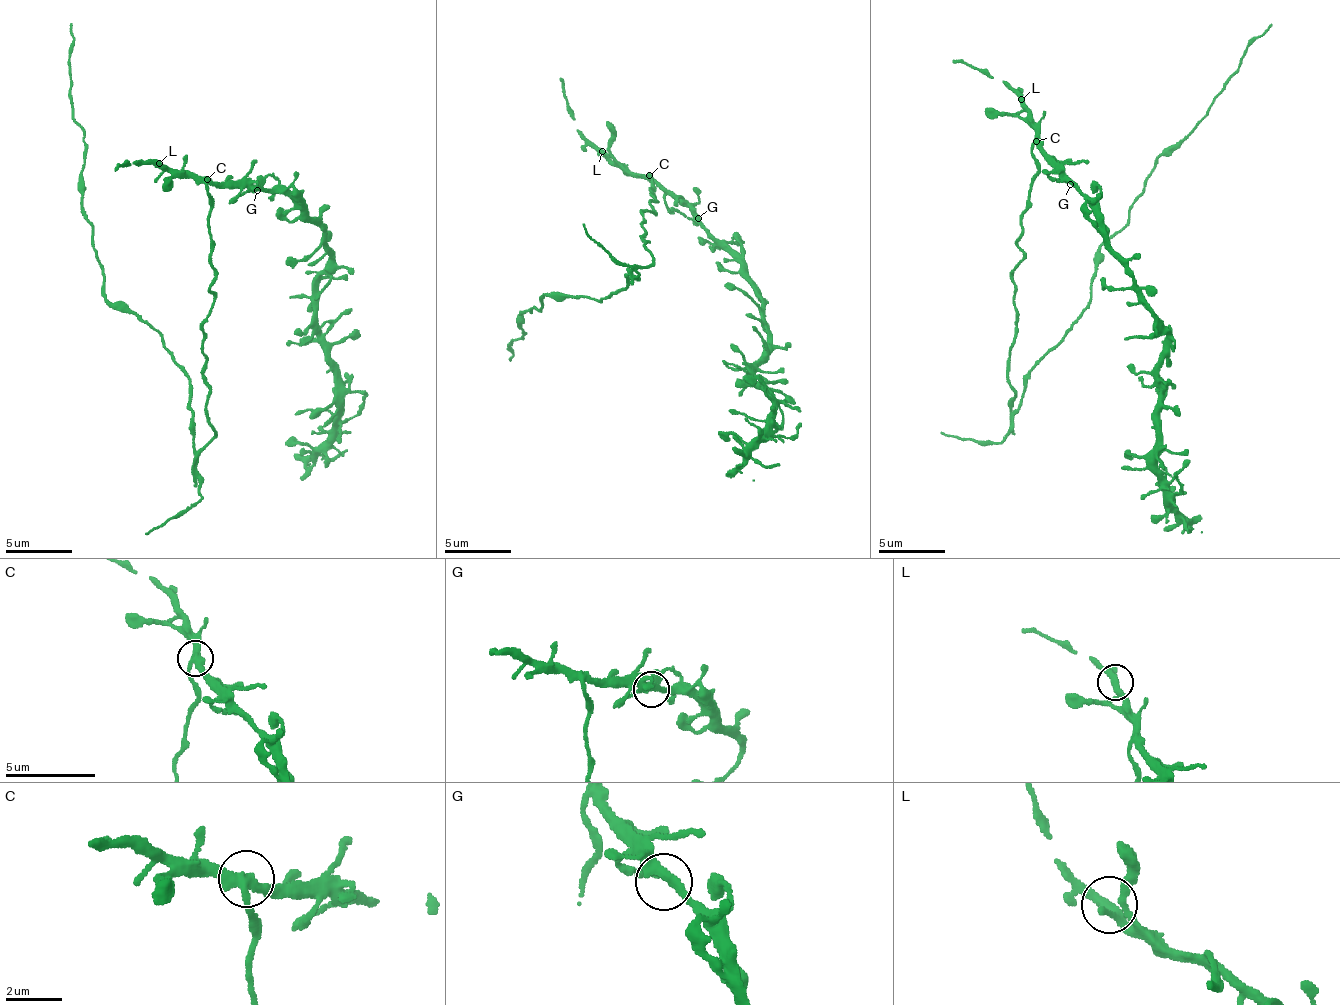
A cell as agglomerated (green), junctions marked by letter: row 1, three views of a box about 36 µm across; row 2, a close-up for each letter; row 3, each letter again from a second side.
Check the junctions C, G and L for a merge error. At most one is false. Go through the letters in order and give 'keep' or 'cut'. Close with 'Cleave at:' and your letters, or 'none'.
C: cut
G: keep
L: keep
Cleave at: C

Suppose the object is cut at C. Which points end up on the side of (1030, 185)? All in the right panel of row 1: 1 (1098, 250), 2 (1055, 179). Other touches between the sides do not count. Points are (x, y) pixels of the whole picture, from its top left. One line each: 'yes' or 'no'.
1: yes
2: no

